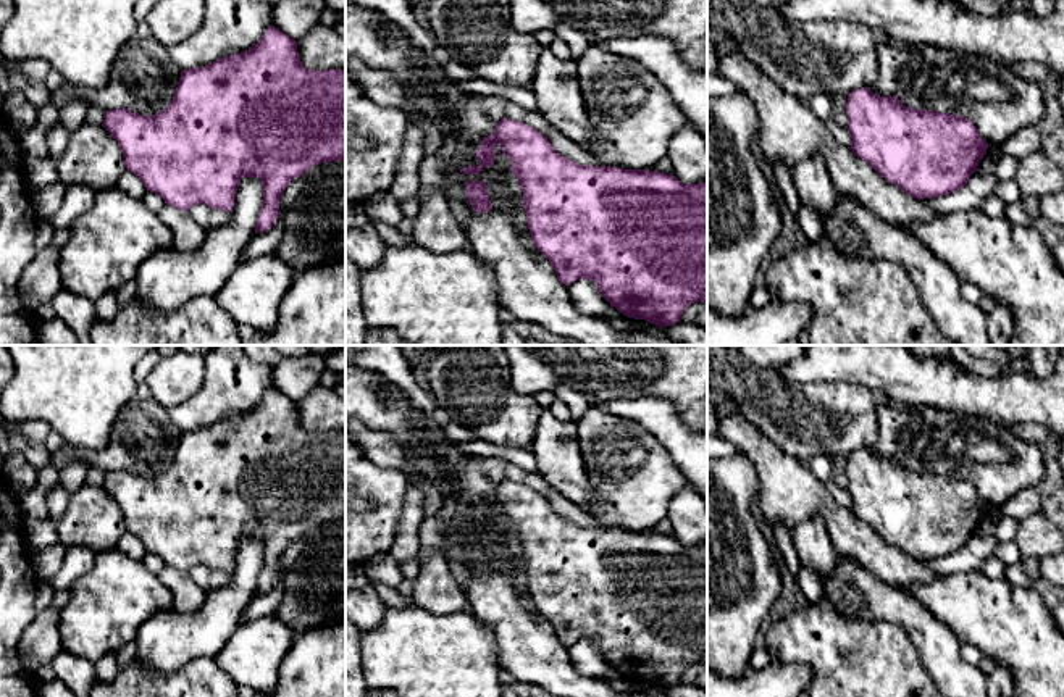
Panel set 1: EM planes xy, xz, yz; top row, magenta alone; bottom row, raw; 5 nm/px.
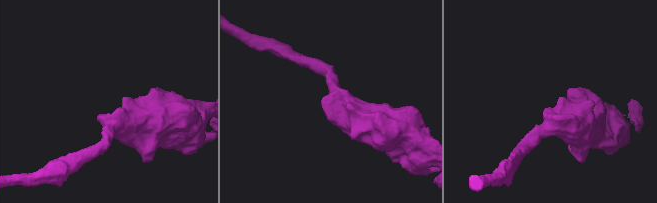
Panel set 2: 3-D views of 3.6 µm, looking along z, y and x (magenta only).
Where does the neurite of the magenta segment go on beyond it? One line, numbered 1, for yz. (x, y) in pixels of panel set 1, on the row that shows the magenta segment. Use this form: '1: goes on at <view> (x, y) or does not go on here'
1: does not go on here

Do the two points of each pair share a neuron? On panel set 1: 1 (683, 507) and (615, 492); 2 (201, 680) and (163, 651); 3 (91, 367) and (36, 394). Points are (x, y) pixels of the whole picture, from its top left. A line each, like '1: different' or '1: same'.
1: different
2: different
3: same

